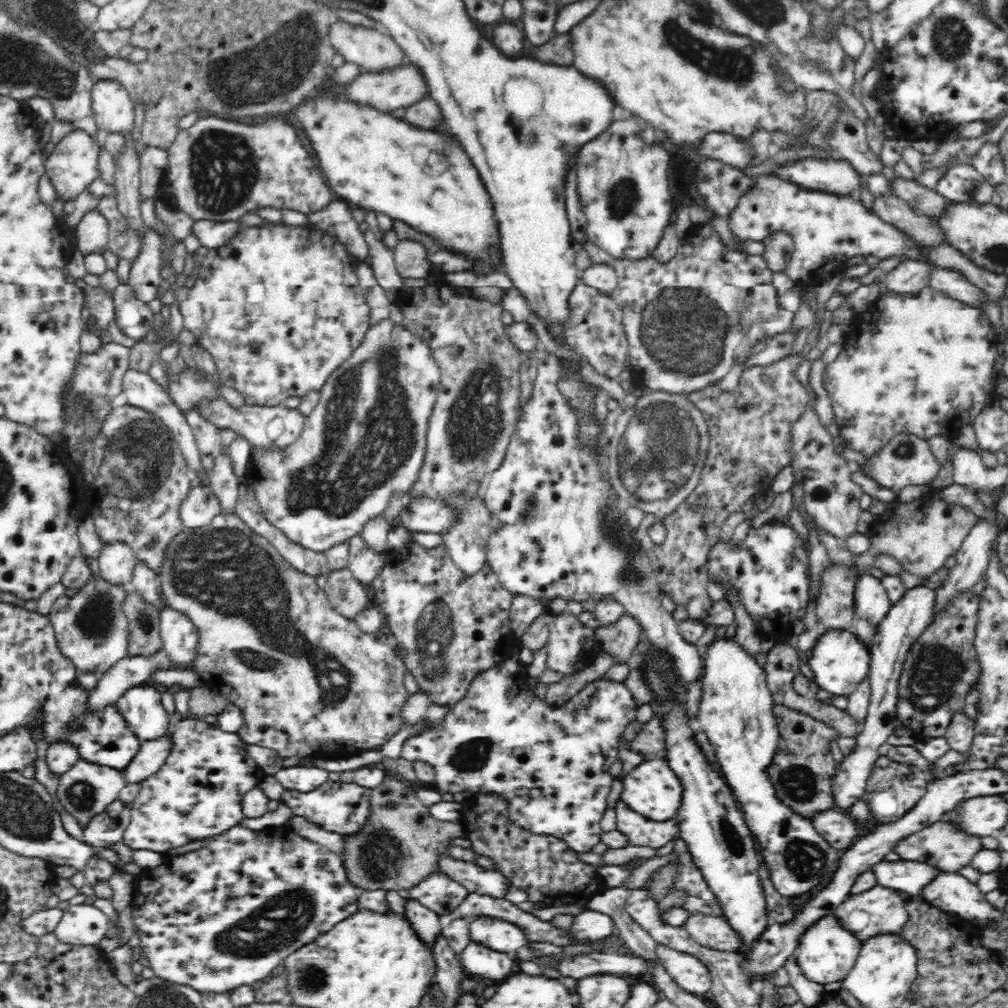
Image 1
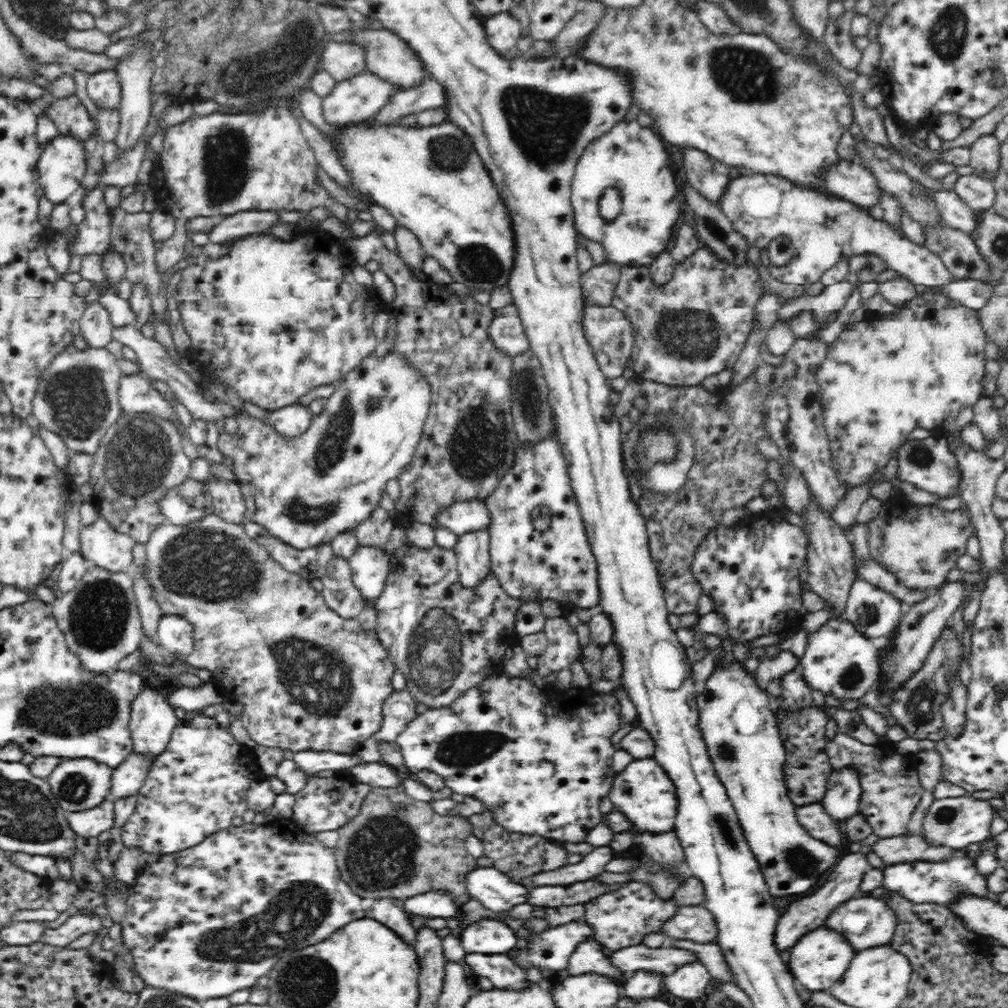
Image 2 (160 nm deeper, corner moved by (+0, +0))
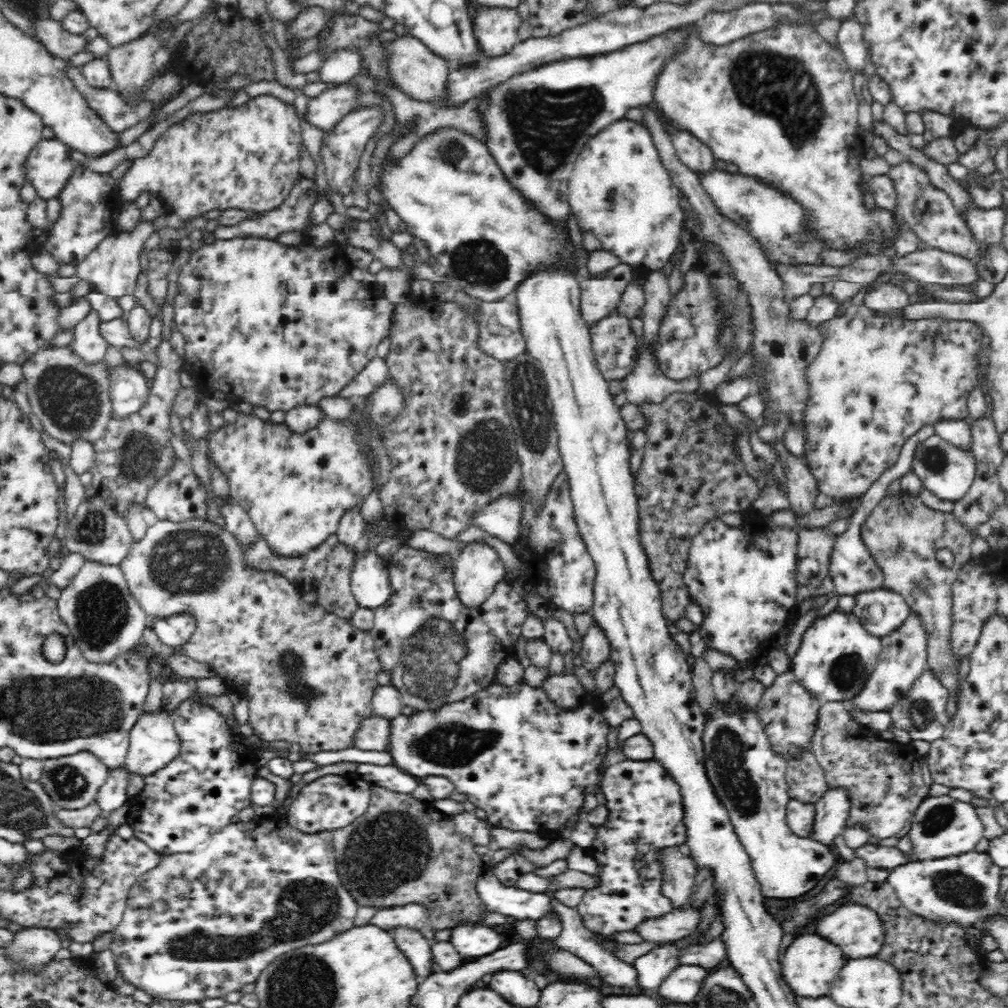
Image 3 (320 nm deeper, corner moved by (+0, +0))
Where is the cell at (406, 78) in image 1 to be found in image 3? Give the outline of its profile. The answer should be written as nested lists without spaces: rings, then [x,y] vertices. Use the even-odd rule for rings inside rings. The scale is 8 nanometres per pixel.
[[[356,83],[330,85],[327,89],[322,90],[318,96],[309,98],[304,120],[326,132],[334,130],[343,121],[343,118],[355,113],[358,108],[360,108],[360,87]]]

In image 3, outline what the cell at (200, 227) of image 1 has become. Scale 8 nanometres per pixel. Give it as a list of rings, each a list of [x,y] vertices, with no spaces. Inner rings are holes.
[[[303,178],[294,186],[294,190],[290,192],[290,196],[284,200],[284,202],[275,208],[274,210],[266,212],[256,212],[252,216],[248,216],[246,220],[242,220],[233,224],[232,226],[220,225],[214,232],[210,233],[208,238],[214,238],[216,240],[234,240],[234,238],[273,238],[276,239],[283,232],[300,230],[305,234],[308,230],[308,212],[310,207],[317,200],[317,188],[314,181],[308,178]]]

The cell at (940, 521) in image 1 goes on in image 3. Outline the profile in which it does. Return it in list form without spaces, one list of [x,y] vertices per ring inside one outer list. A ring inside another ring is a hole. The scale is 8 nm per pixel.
[[[899,493],[882,499],[862,524],[861,535],[864,545],[884,573],[883,587],[900,593],[911,610],[920,613],[924,619],[928,629],[929,669],[948,690],[946,714],[951,719],[958,712],[960,701],[959,662],[952,649],[952,586],[960,568],[971,561],[973,534],[953,512],[931,509],[920,497]],[[942,549],[949,549],[954,555],[951,567],[944,568],[937,560],[937,552]]]

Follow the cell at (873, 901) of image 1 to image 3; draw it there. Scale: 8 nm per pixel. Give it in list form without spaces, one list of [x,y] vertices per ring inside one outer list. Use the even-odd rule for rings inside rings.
[[[850,902],[819,918],[816,922],[815,933],[840,946],[848,960],[879,955],[884,940],[887,938],[884,922],[876,911],[862,903]]]

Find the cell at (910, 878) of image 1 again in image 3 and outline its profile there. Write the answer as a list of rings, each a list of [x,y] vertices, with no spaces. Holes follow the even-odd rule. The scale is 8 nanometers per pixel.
[[[974,850],[951,857],[904,863],[891,869],[886,881],[908,911],[926,919],[974,927],[992,914],[1005,913],[1003,898],[999,896],[1001,870],[987,852]]]

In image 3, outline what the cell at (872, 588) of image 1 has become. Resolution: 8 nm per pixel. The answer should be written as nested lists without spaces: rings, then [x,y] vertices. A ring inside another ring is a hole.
[[[890,588],[865,590],[853,597],[851,613],[872,636],[880,638],[894,632],[912,611],[905,598]]]

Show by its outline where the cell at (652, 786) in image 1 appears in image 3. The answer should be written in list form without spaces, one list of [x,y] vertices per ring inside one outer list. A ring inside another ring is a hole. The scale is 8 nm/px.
[[[625,759],[611,765],[607,768],[600,786],[601,791],[605,794],[606,807],[609,810],[608,822],[598,827],[598,836],[594,844],[586,850],[587,854],[594,857],[602,867],[602,872],[598,874],[600,886],[587,890],[582,903],[576,909],[586,928],[596,937],[617,944],[618,934],[635,932],[644,922],[661,918],[675,908],[672,900],[662,894],[661,874],[664,870],[659,865],[657,850],[672,845],[684,848],[683,806],[679,785],[654,759]]]

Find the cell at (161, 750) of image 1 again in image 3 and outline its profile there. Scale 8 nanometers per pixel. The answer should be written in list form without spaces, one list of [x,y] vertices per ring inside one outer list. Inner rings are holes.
[[[122,767],[109,769],[107,781],[100,787],[96,802],[100,805],[102,816],[105,818],[114,809],[120,808],[128,799],[128,786],[132,771]]]

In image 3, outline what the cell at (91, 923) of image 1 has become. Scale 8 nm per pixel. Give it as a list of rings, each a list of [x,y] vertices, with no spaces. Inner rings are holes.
[[[28,927],[17,932],[16,938],[12,940],[10,946],[6,946],[9,955],[17,962],[24,964],[24,967],[41,967],[44,963],[62,949],[60,936],[55,930],[46,928]]]

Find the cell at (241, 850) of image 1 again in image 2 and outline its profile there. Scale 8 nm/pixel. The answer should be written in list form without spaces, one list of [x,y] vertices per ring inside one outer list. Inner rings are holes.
[[[253,822],[244,823],[241,826],[232,825],[230,829],[221,830],[218,833],[207,836],[202,842],[200,842],[200,844],[198,844],[198,846],[191,846],[190,848],[179,850],[175,853],[162,855],[161,860],[154,861],[149,866],[143,868],[140,874],[138,874],[138,876],[135,878],[134,885],[127,896],[126,915],[120,924],[122,926],[123,943],[127,949],[130,950],[130,953],[133,956],[136,974],[142,978],[145,984],[166,988],[176,993],[189,996],[190,998],[195,998],[197,1001],[208,1000],[208,998],[220,998],[220,996],[230,996],[230,994],[234,994],[234,992],[238,992],[238,990],[244,990],[244,988],[250,988],[250,986],[257,984],[256,980],[258,980],[258,978],[262,978],[264,974],[268,974],[268,972],[270,972],[270,968],[272,968],[272,966],[274,966],[274,964],[276,964],[276,962],[278,962],[282,956],[286,956],[286,954],[290,954],[290,952],[296,952],[296,950],[302,950],[302,948],[306,948],[306,946],[312,946],[312,944],[316,944],[316,942],[322,942],[322,940],[328,938],[332,932],[336,932],[336,930],[340,930],[341,928],[344,928],[344,926],[348,925],[348,922],[353,922],[354,920],[368,916],[367,901],[362,899],[359,895],[356,895],[355,891],[352,891],[352,888],[348,885],[348,883],[344,882],[343,877],[340,878],[342,874],[340,874],[339,866],[337,865],[334,849],[328,848],[326,845],[322,844],[320,840],[316,839],[307,832],[304,832],[304,830],[294,832],[294,840],[292,840],[292,838],[288,838],[288,836],[286,836],[286,830],[288,830],[288,828],[276,828],[276,823],[274,823],[274,828],[256,826],[256,824]]]

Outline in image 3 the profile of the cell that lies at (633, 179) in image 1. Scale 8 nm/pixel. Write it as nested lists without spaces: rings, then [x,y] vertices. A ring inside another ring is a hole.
[[[624,118],[606,126],[588,140],[578,160],[575,160],[568,188],[571,215],[576,219],[578,228],[583,234],[596,237],[601,248],[616,254],[622,264],[649,268],[652,271],[662,269],[680,246],[680,233],[684,228],[682,223],[685,217],[682,205],[680,206],[681,190],[660,160],[655,139],[644,124]],[[610,191],[614,191],[612,202],[607,200]]]

